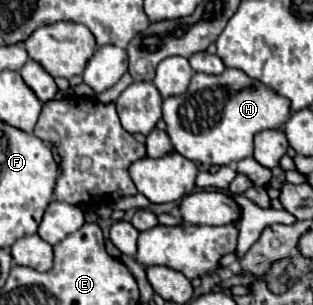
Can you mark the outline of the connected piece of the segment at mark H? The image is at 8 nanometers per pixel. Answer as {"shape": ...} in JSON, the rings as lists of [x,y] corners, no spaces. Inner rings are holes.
{"shape":[[[225,68],[217,76],[197,72],[185,94],[163,100],[163,120],[175,152],[205,166],[223,166],[251,156],[253,136],[265,128],[281,128],[289,114],[287,98],[235,68]]]}

